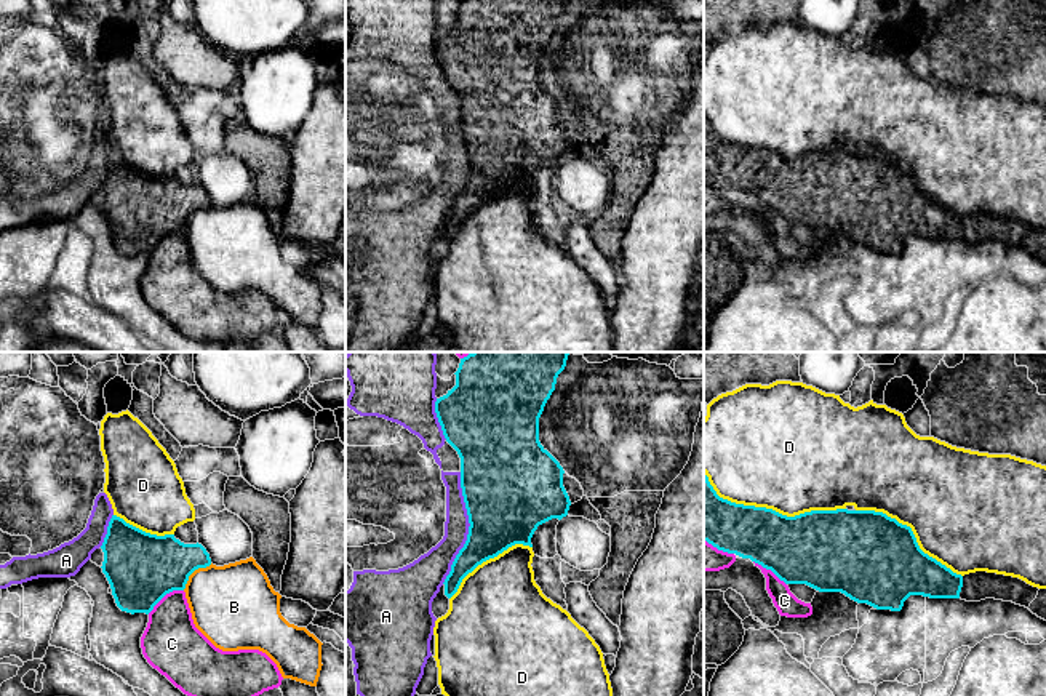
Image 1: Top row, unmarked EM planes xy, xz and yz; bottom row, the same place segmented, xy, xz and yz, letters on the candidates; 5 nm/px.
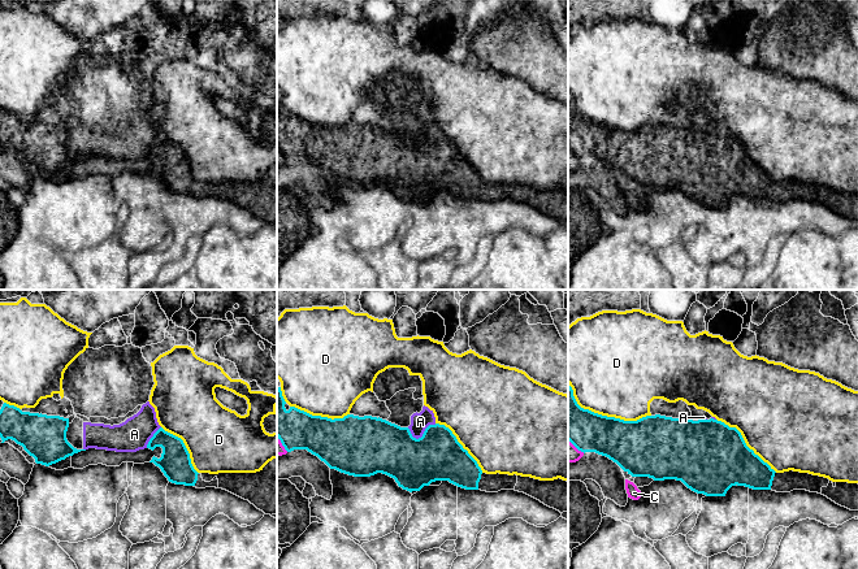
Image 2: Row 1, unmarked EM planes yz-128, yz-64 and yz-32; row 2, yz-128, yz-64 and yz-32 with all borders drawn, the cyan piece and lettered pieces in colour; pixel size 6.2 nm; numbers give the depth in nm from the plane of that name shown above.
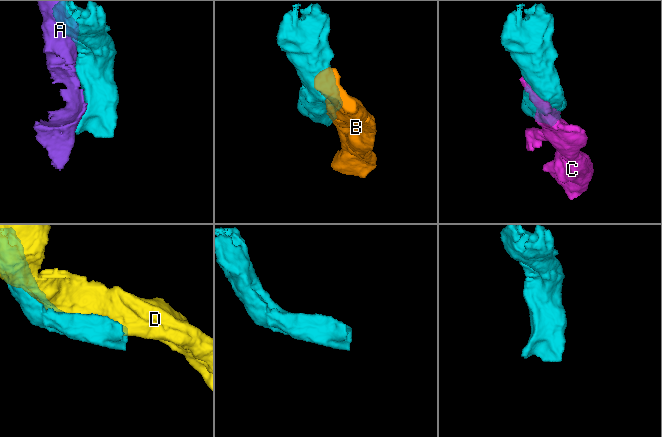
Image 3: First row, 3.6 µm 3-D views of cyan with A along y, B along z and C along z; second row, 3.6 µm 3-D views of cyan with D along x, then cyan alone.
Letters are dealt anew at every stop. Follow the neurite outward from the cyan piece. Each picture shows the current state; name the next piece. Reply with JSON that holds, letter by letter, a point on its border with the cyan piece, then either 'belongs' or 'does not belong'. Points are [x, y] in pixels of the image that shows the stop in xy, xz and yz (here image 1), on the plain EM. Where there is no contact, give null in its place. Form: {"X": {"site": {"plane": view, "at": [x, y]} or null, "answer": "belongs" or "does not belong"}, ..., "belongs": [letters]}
{"A": {"site": {"plane": "xz", "at": [469, 170]}, "answer": "does not belong"}, "B": {"site": {"plane": "xy", "at": [194, 212]}, "answer": "does not belong"}, "C": {"site": {"plane": "xy", "at": [165, 236]}, "answer": "does not belong"}, "D": {"site": {"plane": "yz", "at": [770, 151]}, "answer": "does not belong"}, "belongs": []}

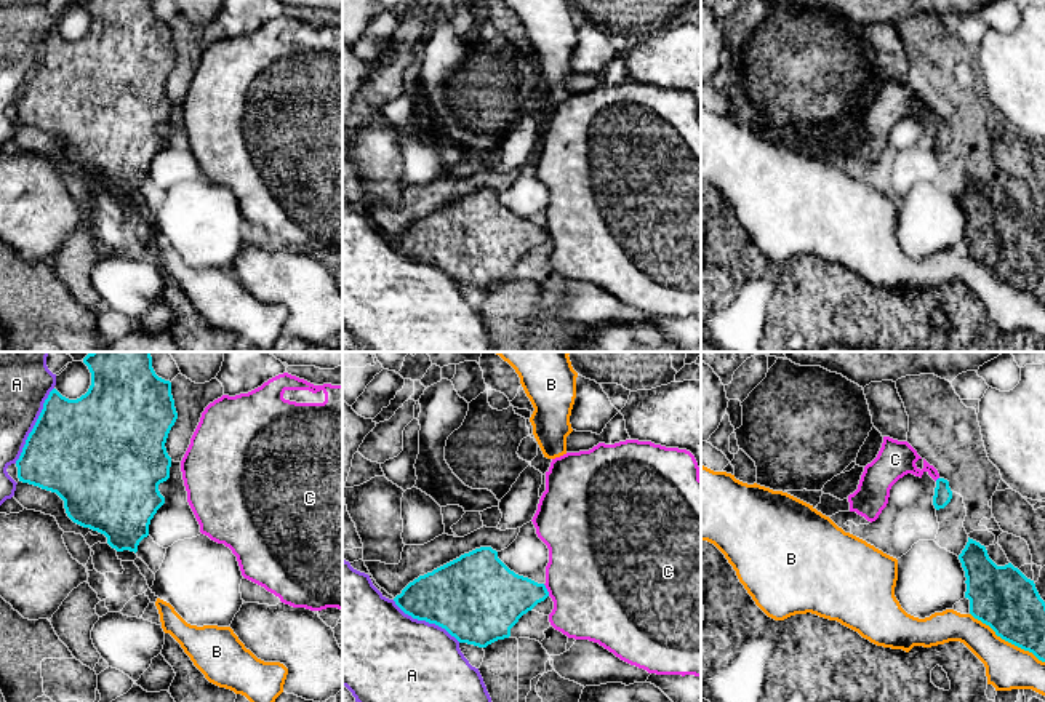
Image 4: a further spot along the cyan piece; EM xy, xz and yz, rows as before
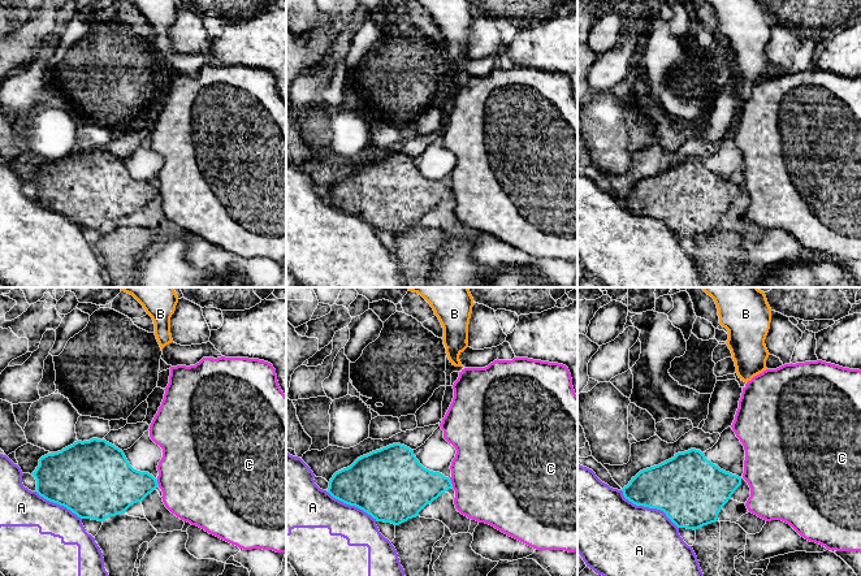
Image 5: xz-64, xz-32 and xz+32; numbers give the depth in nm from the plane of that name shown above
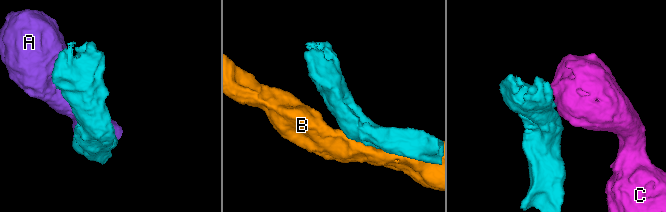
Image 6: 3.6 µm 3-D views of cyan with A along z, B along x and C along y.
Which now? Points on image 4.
{"A": {"site": {"plane": "xy", "at": [34, 67]}, "answer": "does not belong"}, "B": {"site": {"plane": "yz", "at": [1007, 282]}, "answer": "does not belong"}, "C": {"site": {"plane": "xz", "at": [546, 232]}, "answer": "does not belong"}, "belongs": []}

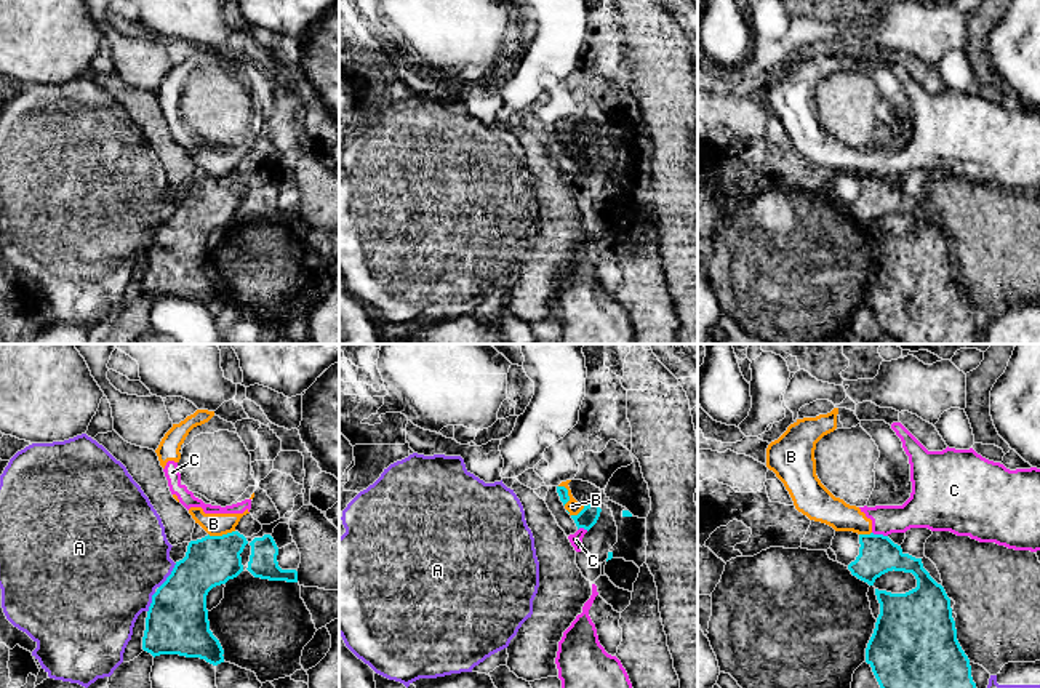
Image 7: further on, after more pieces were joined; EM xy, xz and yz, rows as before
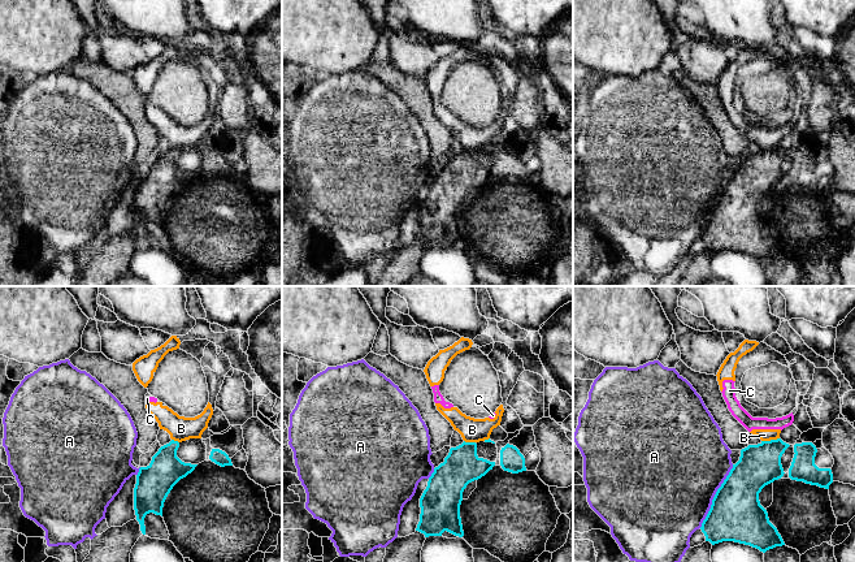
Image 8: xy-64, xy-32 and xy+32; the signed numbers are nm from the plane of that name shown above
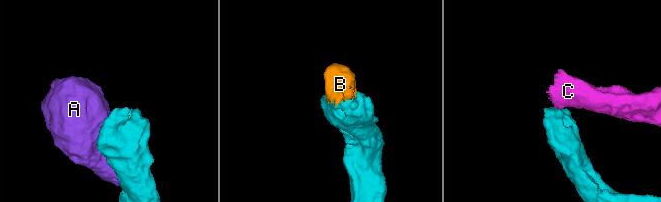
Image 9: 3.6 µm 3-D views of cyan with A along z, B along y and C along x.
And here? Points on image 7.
{"A": {"site": {"plane": "xy", "at": [168, 218]}, "answer": "does not belong"}, "B": {"site": {"plane": "xy", "at": [223, 176]}, "answer": "does not belong"}, "C": {"site": {"plane": "yz", "at": [880, 176]}, "answer": "does not belong"}, "belongs": []}

